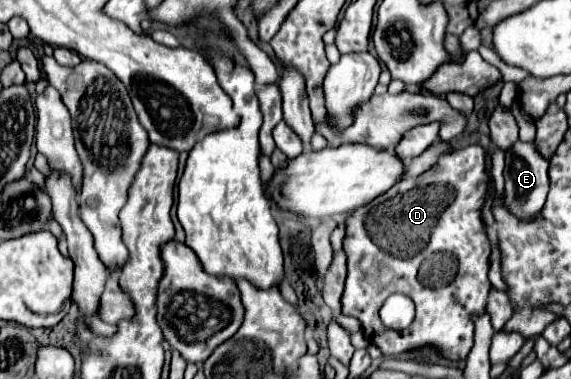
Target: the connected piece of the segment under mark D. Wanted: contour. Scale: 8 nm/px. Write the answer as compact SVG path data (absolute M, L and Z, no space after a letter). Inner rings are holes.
M469 145L465 149L451 151L439 159L439 163L417 177L409 177L393 185L389 191L369 201L367 205L347 213L345 217L345 239L343 251L347 255L347 283L341 297L343 315L357 317L363 327L363 335L369 343L375 343L383 355L399 355L401 351L435 345L447 359L465 359L473 347L473 323L475 317L485 313L485 295L489 293L489 253L491 245L485 235L485 225L481 221L481 203L485 195L487 175L485 175L485 149L481 145ZM439 257L441 265L431 265L429 279L419 279L421 265L427 259ZM403 293L415 303L415 319L403 331L387 329L379 319L379 309L383 301L393 295Z

